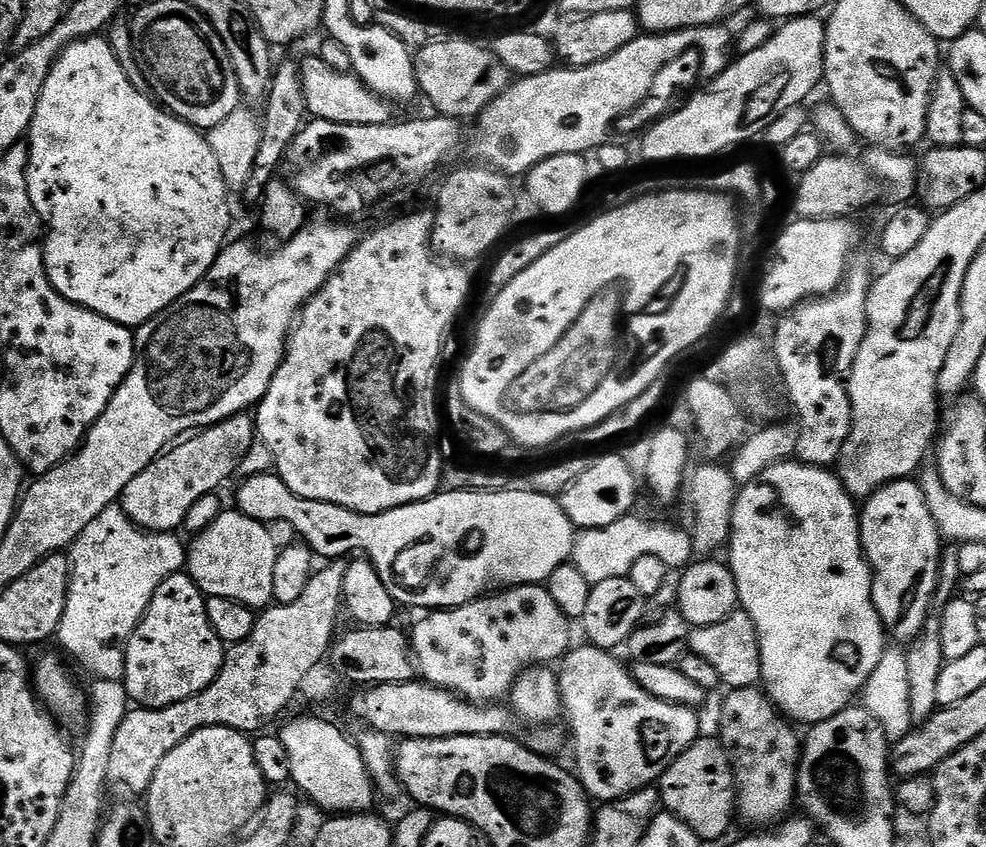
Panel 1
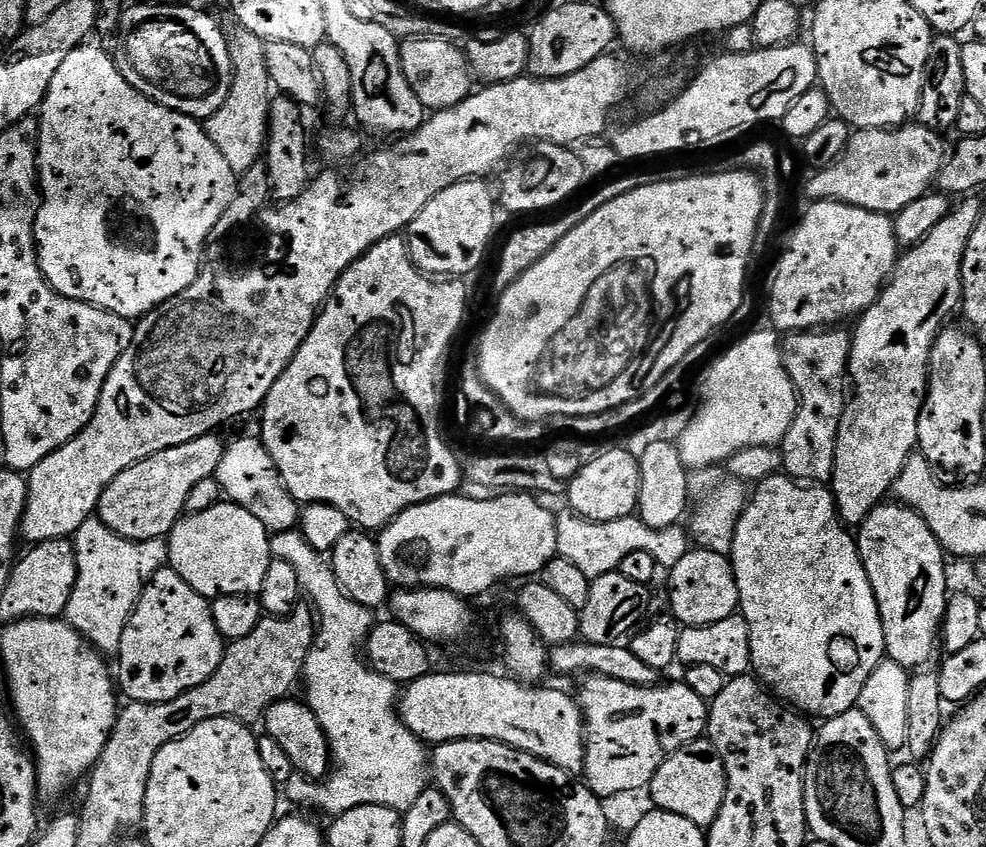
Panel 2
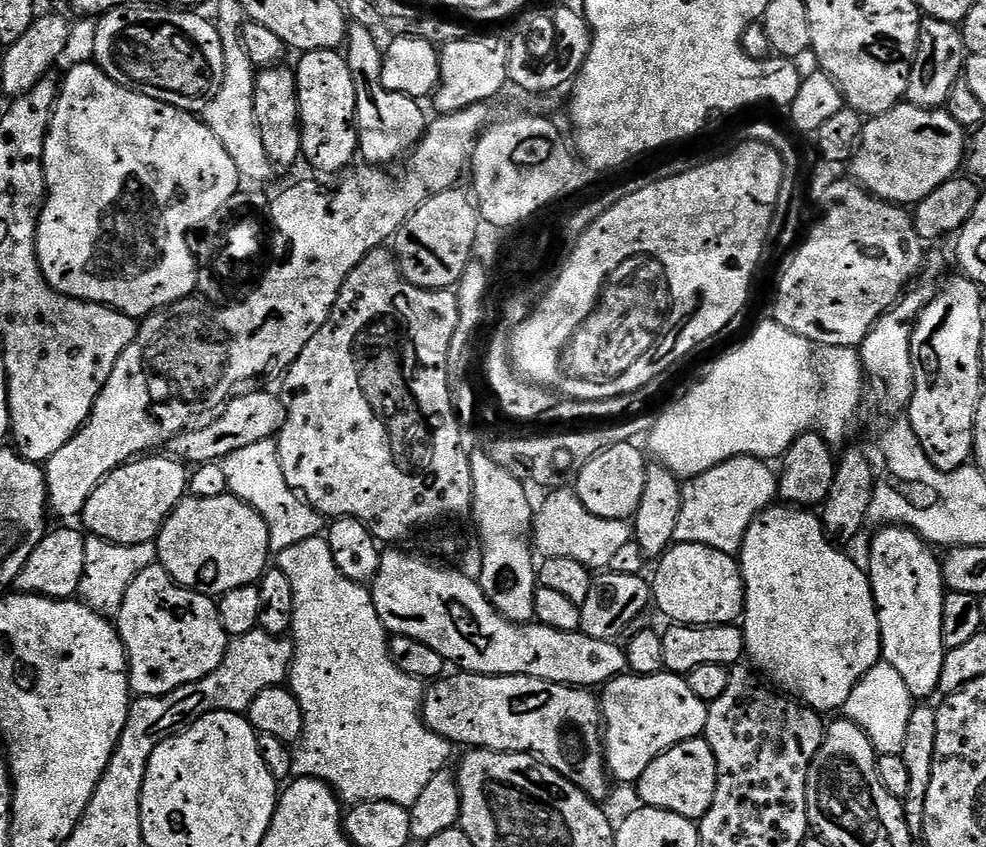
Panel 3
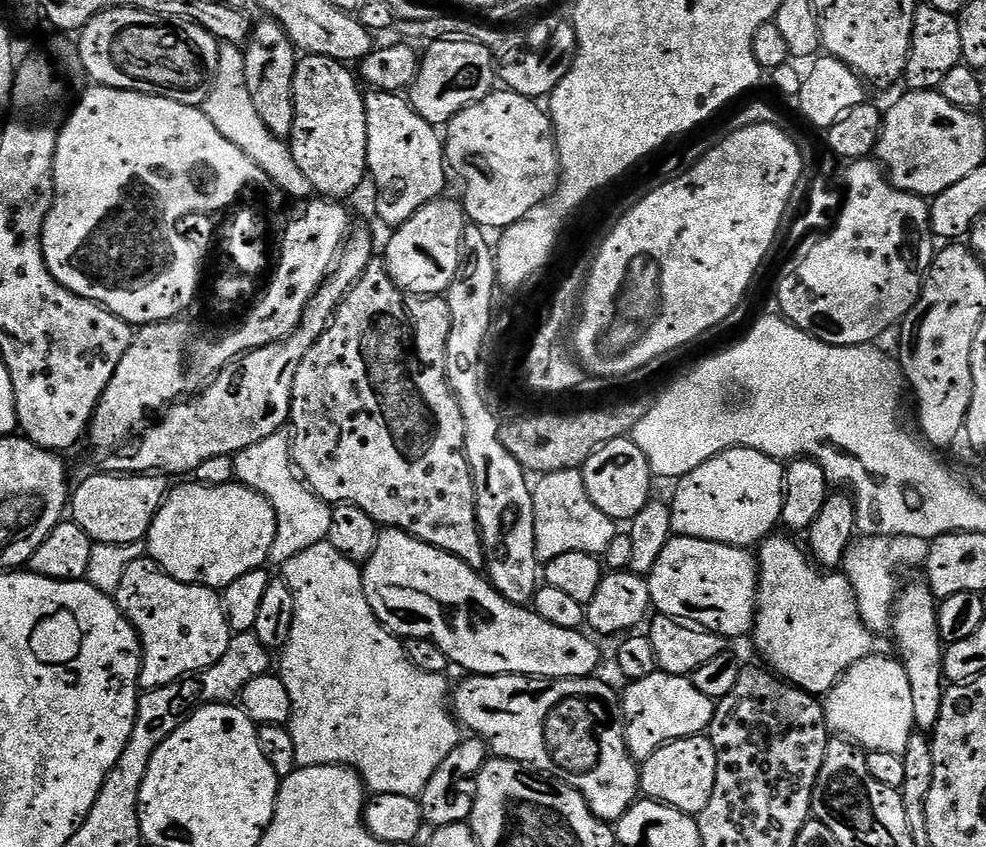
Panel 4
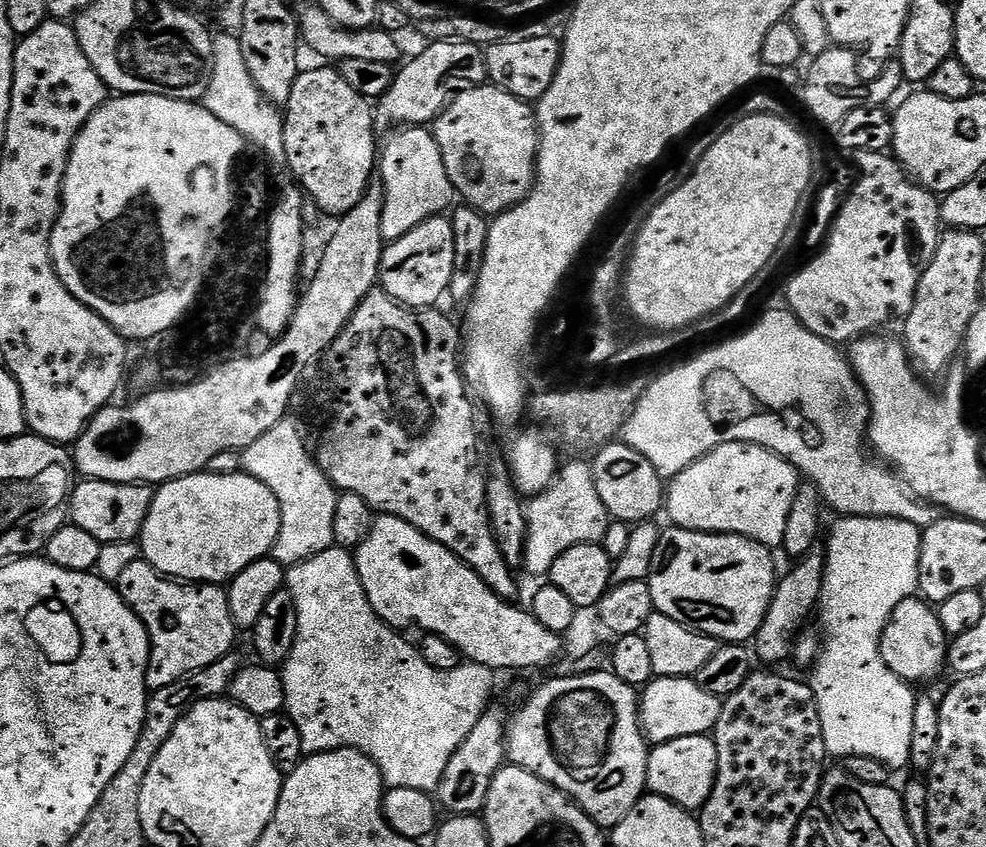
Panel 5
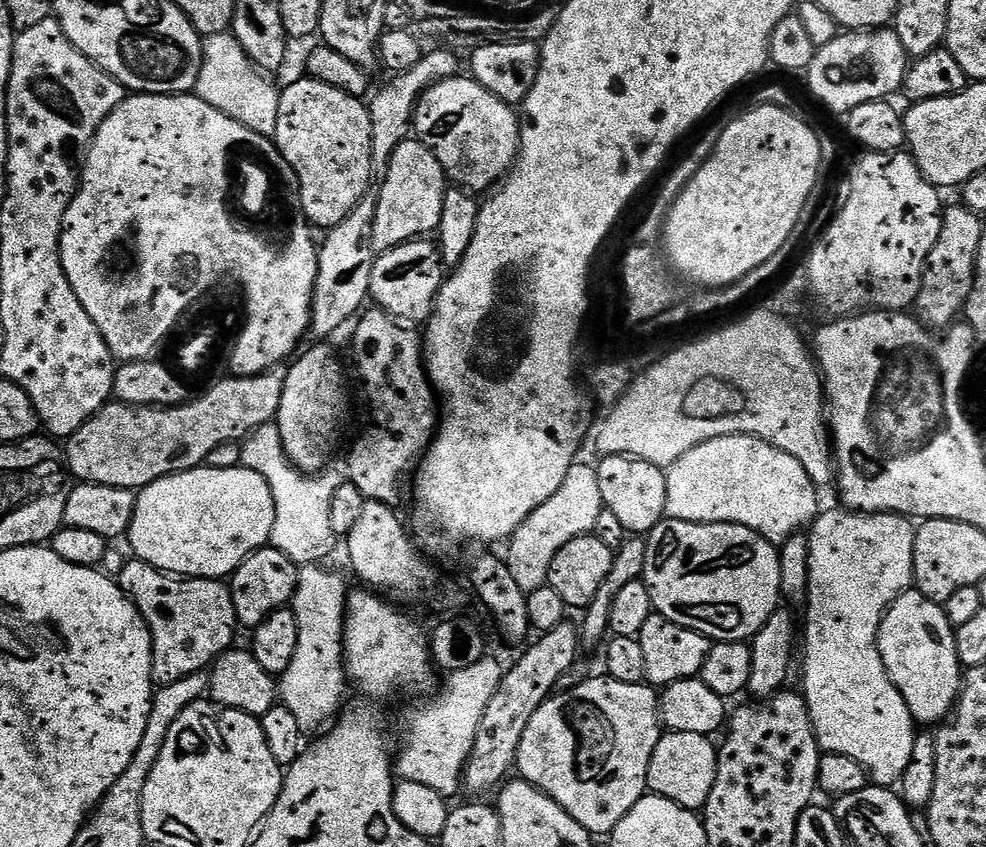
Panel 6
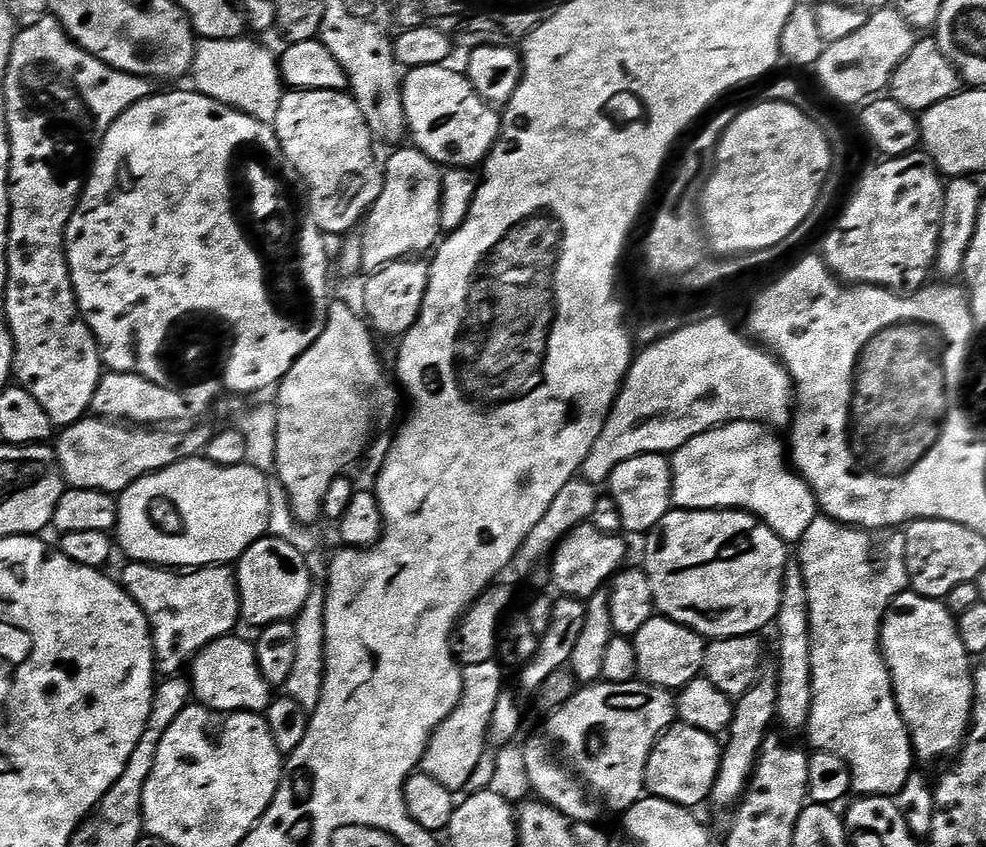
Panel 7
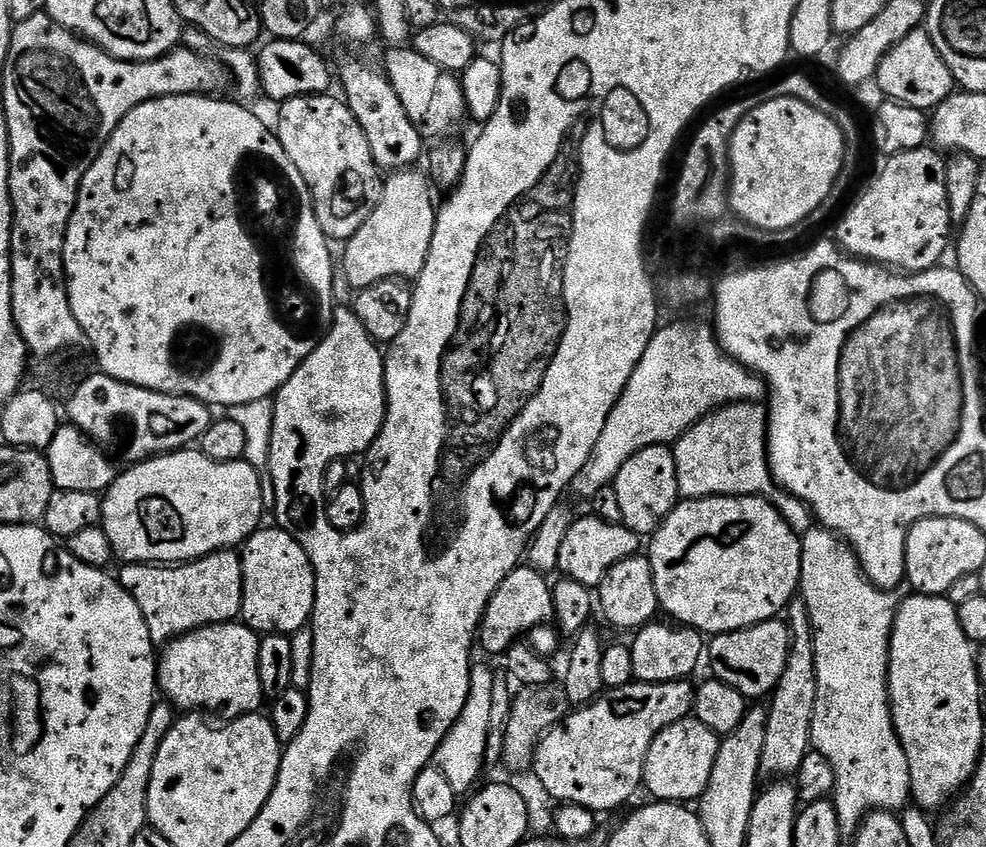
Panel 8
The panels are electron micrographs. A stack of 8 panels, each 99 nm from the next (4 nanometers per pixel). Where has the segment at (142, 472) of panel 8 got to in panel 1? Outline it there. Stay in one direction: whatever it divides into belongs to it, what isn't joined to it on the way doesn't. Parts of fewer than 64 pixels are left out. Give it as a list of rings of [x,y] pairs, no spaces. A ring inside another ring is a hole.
[[[228,510],[221,511],[218,518],[214,518],[214,522],[210,522],[210,526],[206,526],[206,530],[195,533],[191,537],[190,543],[186,548],[186,571],[189,576],[192,577],[192,581],[199,586],[201,592],[204,593],[205,597],[217,596],[218,598],[230,598],[231,600],[236,600],[240,604],[245,604],[247,608],[253,610],[263,610],[273,603],[272,594],[274,588],[274,562],[276,561],[276,553],[278,551],[274,538],[270,538],[270,530],[266,524],[258,522],[254,518],[250,518],[246,514],[242,514],[238,510]]]

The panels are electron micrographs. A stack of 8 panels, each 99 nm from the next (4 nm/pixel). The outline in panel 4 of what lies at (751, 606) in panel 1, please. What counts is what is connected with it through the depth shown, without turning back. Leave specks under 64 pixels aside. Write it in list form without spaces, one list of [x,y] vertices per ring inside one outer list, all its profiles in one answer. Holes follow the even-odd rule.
[[[773,534],[767,536],[764,541],[758,545],[758,571],[760,574],[760,586],[756,593],[756,622],[754,625],[754,637],[756,636],[756,648],[760,651],[760,656],[765,665],[775,675],[782,680],[787,680],[789,684],[793,684],[796,688],[801,688],[804,692],[809,692],[811,696],[817,698],[823,697],[831,690],[835,684],[840,681],[840,677],[846,674],[846,670],[850,670],[850,666],[854,666],[859,660],[865,660],[866,657],[873,655],[874,648],[872,648],[872,636],[874,636],[873,629],[866,627],[862,622],[862,618],[858,614],[858,606],[856,605],[856,595],[850,586],[848,577],[836,570],[821,570],[814,566],[810,559],[809,553],[803,547],[800,548],[791,540],[793,537],[780,536],[781,534]]]

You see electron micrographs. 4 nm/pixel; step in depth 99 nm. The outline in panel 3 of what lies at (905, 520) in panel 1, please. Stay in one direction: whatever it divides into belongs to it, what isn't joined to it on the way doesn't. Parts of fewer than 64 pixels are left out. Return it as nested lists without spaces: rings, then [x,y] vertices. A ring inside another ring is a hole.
[[[884,526],[879,529],[880,532],[872,540],[872,549],[868,552],[868,564],[866,563],[866,571],[868,580],[872,583],[872,597],[876,603],[876,613],[878,614],[878,622],[880,623],[880,651],[882,653],[883,663],[894,666],[894,670],[898,670],[898,674],[902,674],[902,678],[906,682],[906,690],[910,690],[913,701],[928,702],[931,701],[932,695],[937,695],[940,679],[942,678],[942,662],[944,661],[945,646],[942,642],[942,606],[946,589],[944,586],[944,570],[942,567],[941,557],[935,556],[933,549],[928,541],[923,540],[913,528],[905,528],[903,526]]]

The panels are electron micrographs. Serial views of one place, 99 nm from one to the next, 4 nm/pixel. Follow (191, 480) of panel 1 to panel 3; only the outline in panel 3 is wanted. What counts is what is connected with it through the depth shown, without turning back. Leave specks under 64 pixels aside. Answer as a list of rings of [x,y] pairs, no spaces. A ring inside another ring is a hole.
[[[148,454],[115,468],[86,498],[82,521],[91,535],[115,544],[150,544],[159,537],[162,526],[190,488],[185,461],[160,455],[164,454]]]

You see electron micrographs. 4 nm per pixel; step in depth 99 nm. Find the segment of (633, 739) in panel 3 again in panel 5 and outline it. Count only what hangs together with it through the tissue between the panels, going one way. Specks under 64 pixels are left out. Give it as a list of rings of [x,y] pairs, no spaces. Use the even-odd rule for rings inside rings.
[[[658,676],[646,685],[640,701],[640,727],[649,745],[665,744],[674,738],[706,736],[715,729],[720,713],[721,697],[698,686],[686,676]]]

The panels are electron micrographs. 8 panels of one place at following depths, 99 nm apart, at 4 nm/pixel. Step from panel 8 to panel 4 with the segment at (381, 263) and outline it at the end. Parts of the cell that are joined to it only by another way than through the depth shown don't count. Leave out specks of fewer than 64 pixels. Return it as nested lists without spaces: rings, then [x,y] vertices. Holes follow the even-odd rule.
[[[372,90],[365,95],[364,105],[368,123],[368,176],[380,191],[376,196],[376,212],[382,223],[395,230],[410,222],[422,206],[445,195],[450,172],[446,167],[444,140],[403,95]]]

